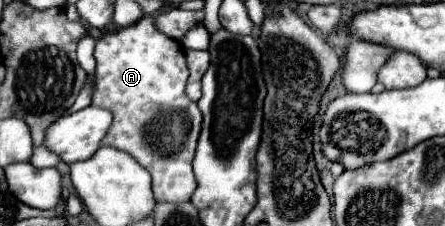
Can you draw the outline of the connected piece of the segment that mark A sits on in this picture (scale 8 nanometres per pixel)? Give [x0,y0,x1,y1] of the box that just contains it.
[91,16,201,200]

